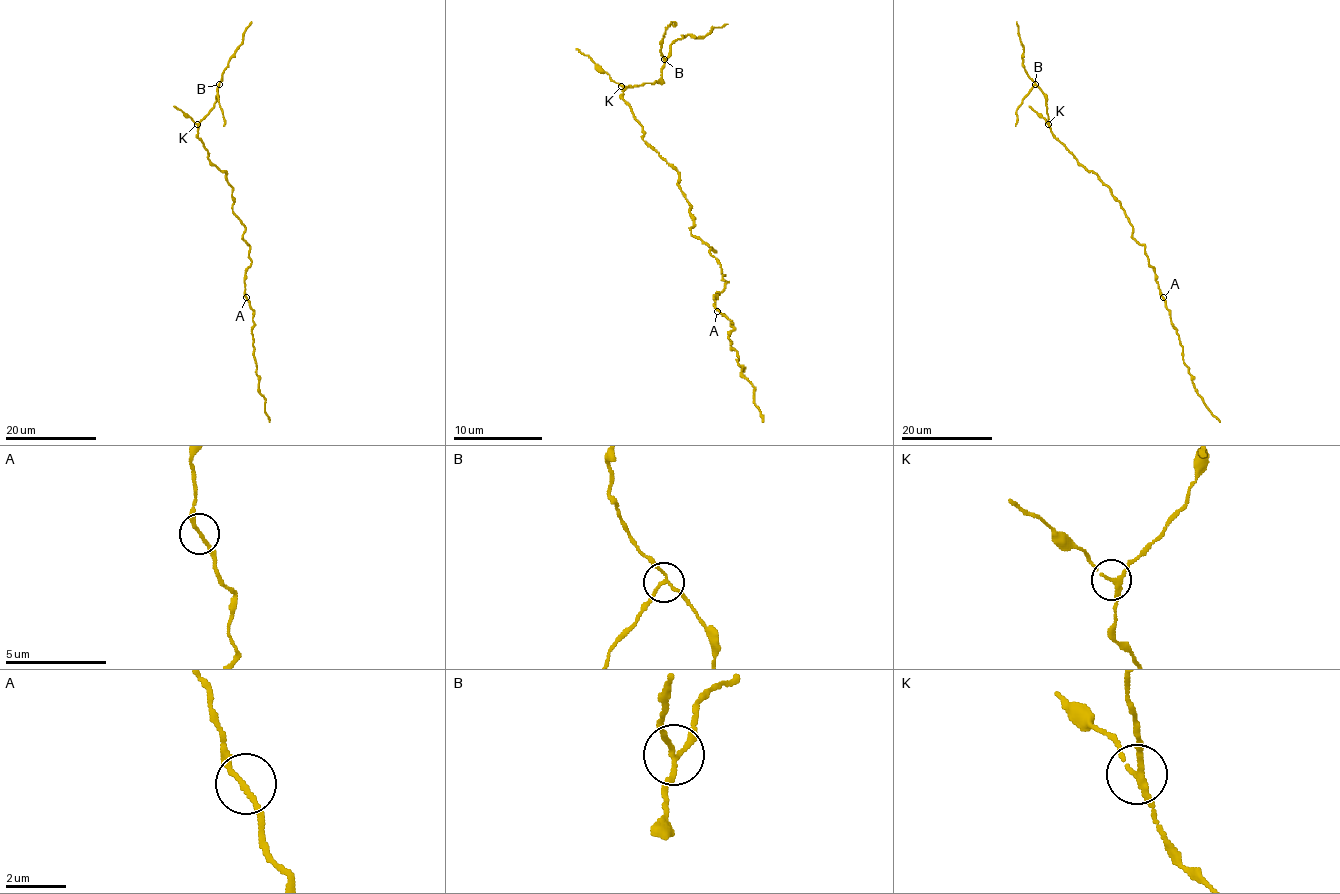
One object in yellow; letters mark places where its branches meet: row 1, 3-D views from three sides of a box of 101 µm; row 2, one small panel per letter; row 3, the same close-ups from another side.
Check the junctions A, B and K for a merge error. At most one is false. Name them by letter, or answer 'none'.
B

